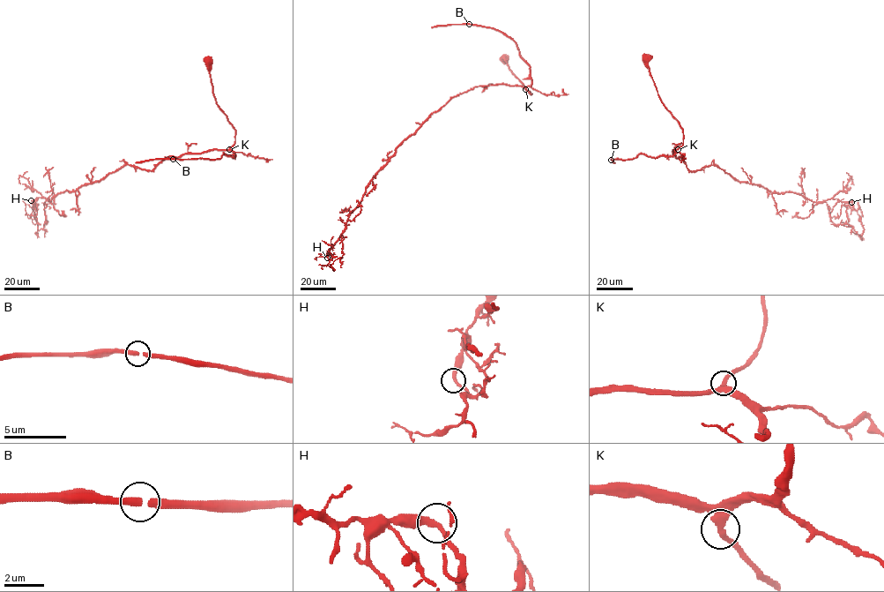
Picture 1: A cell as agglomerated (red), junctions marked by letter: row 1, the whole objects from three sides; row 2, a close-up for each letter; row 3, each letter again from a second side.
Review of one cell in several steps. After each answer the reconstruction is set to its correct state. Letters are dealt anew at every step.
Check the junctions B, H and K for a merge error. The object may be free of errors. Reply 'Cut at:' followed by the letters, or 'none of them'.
Cut at: none of them

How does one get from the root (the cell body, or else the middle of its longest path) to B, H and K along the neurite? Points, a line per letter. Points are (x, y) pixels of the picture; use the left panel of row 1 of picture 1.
B: (207, 60), (216, 102), (235, 131), (235, 143), (230, 148), (235, 156), (223, 153), (216, 159), (173, 159)
H: (207, 60), (216, 102), (235, 131), (233, 146), (168, 157), (152, 170), (123, 165), (76, 191), (31, 200)
K: (207, 60), (216, 102), (235, 131), (235, 143), (229, 149)

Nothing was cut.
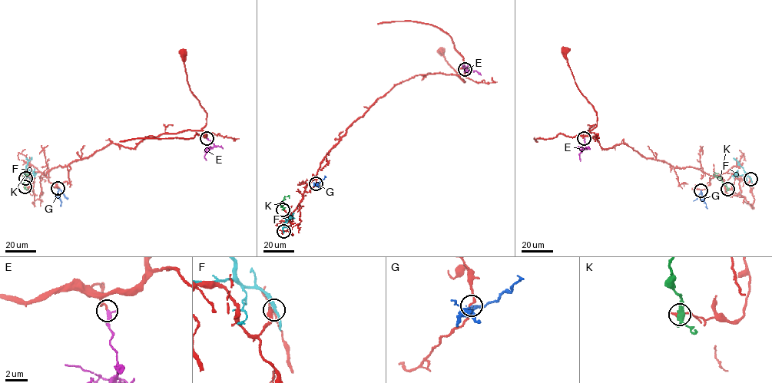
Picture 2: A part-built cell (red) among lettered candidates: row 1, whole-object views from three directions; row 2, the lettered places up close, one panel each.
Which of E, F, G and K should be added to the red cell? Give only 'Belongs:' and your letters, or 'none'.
Belongs: E

